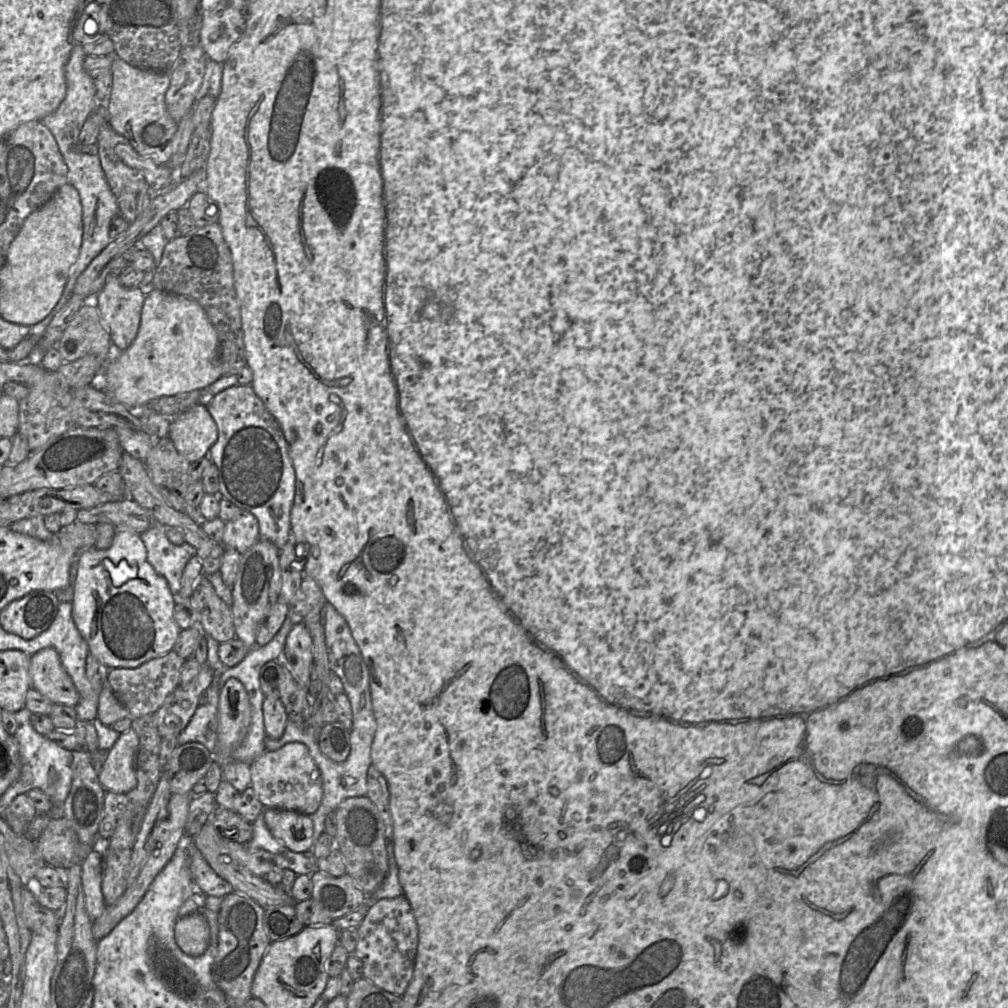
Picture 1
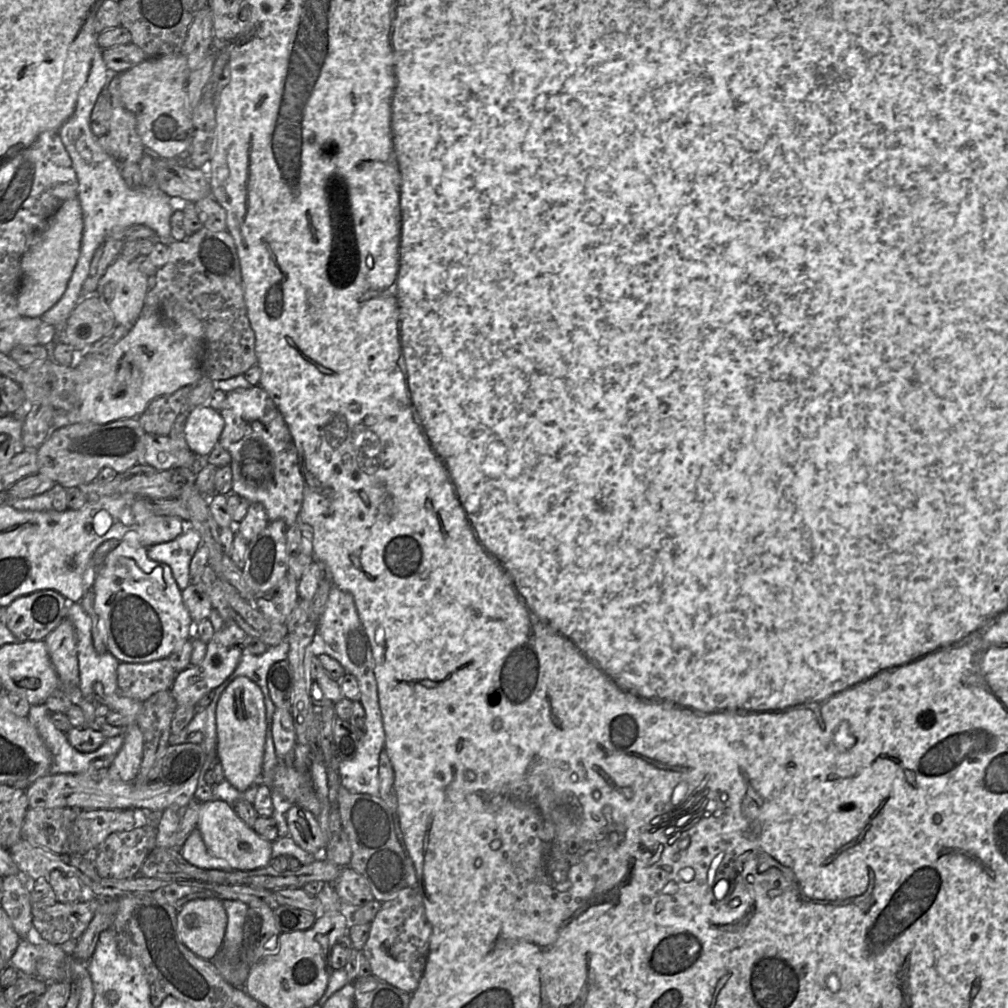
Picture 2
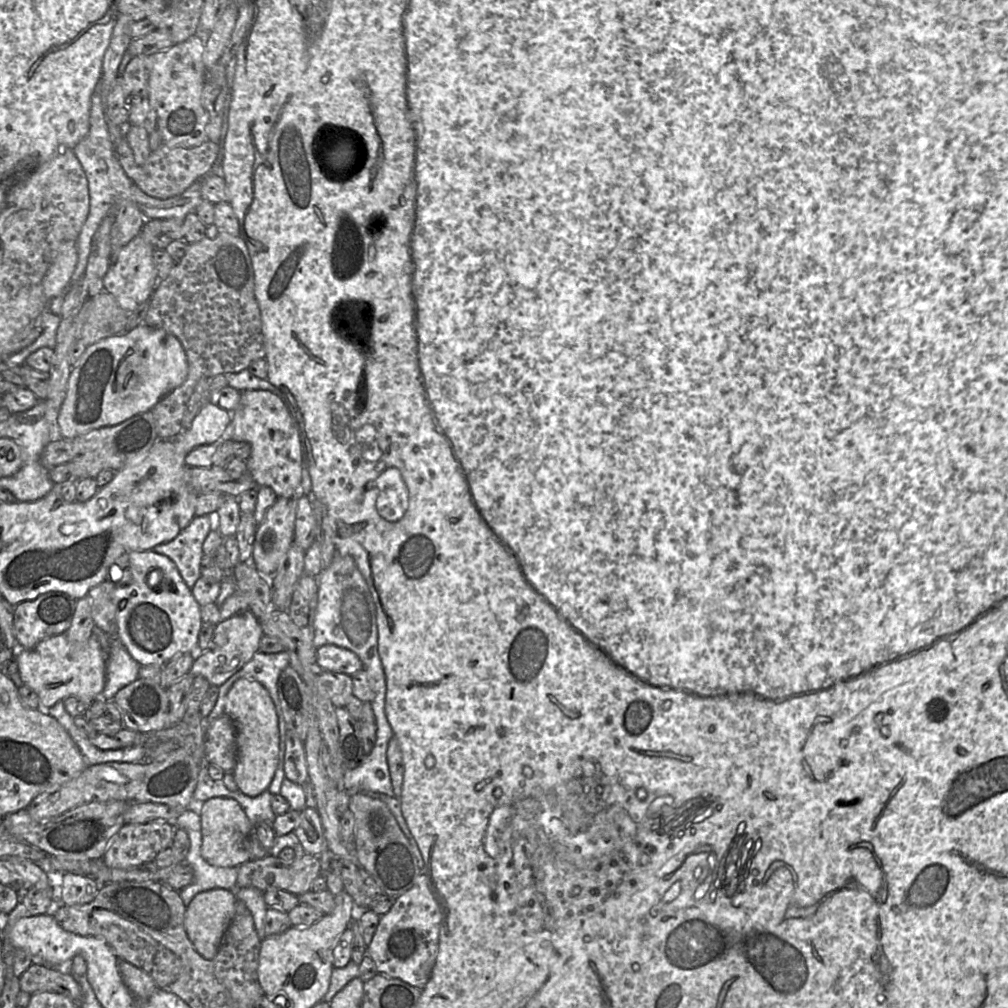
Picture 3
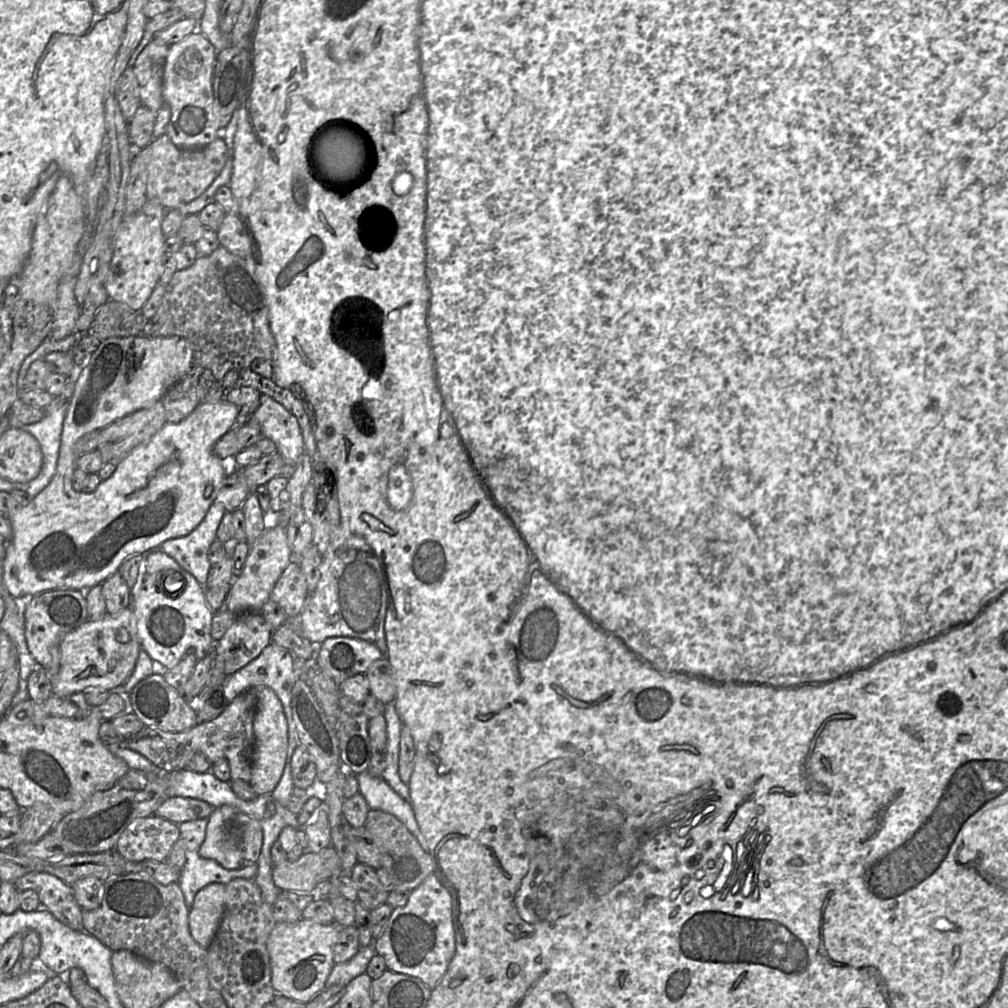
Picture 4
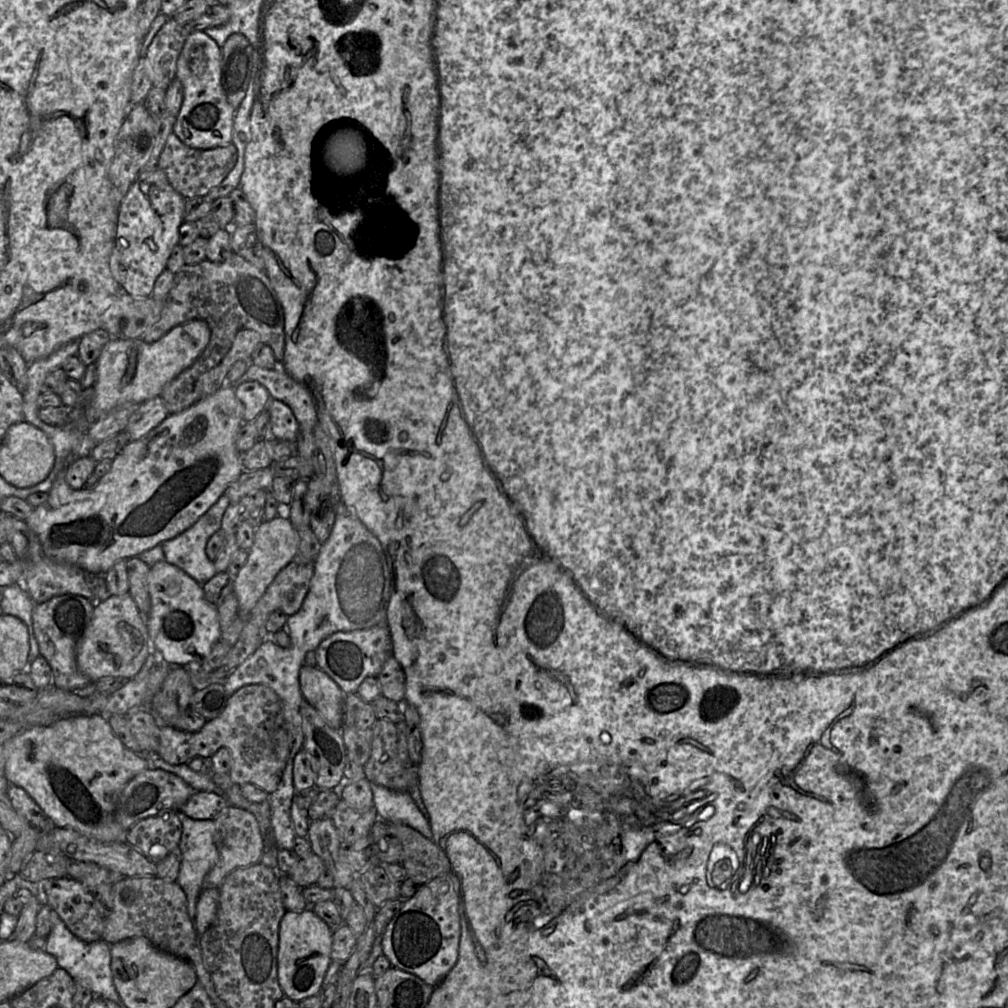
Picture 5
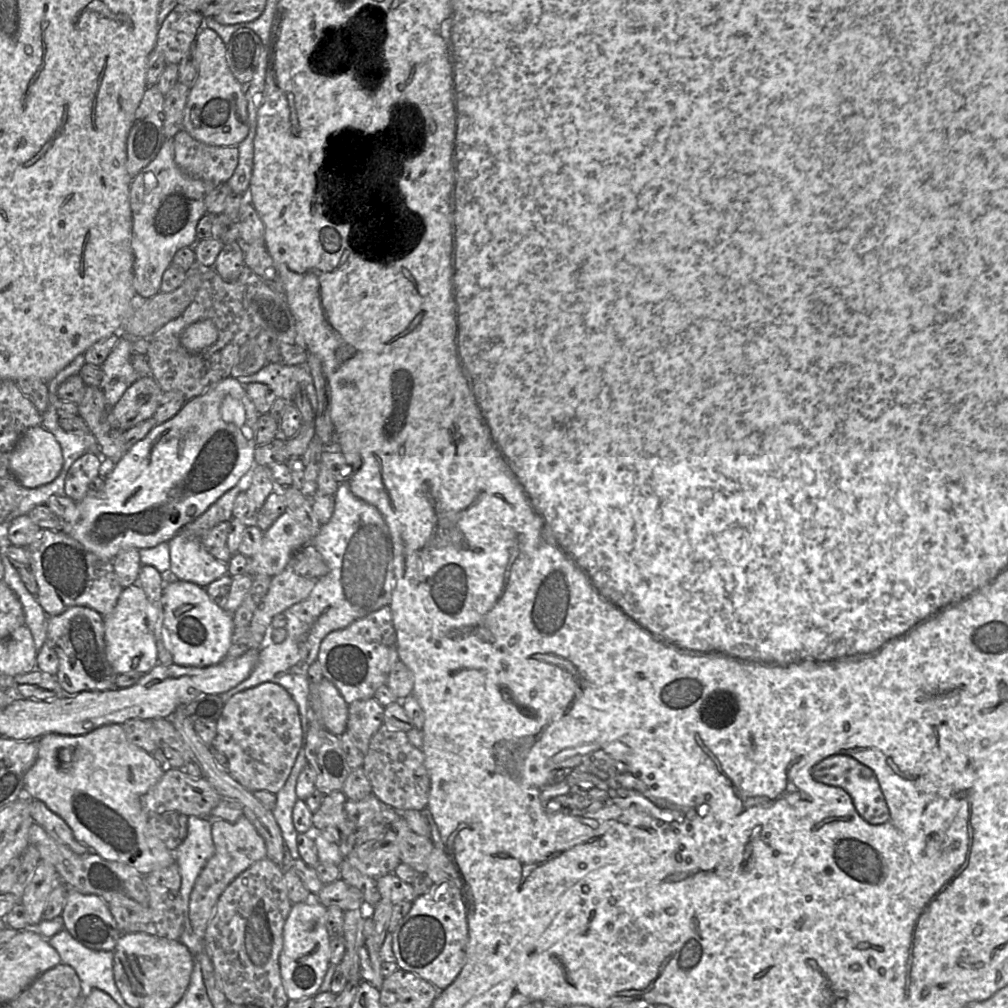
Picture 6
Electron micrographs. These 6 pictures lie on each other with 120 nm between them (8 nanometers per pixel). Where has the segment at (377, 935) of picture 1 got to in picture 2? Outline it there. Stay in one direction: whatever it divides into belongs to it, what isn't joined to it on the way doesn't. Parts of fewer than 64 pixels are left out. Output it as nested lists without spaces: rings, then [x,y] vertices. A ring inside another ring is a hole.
[[[406,887],[382,903],[371,921],[369,937],[361,950],[371,966],[371,975],[412,994],[419,985],[424,972],[431,925],[419,887]]]

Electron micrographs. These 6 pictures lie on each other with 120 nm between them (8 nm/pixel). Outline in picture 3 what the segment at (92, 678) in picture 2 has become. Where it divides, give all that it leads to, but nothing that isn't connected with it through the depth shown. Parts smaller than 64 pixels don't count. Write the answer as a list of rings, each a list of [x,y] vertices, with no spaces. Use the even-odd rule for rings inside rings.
[[[111,637],[106,663],[106,683],[101,697],[112,700],[119,690],[139,678],[141,665],[132,658],[117,637]]]

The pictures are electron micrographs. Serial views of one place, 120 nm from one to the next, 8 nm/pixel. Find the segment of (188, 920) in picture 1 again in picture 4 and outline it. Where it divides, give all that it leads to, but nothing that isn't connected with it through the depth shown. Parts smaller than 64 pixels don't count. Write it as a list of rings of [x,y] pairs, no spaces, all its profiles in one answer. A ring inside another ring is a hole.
[[[213,882],[195,895],[189,909],[189,930],[193,939],[203,948],[208,949],[217,933],[224,914],[226,887],[220,882]]]

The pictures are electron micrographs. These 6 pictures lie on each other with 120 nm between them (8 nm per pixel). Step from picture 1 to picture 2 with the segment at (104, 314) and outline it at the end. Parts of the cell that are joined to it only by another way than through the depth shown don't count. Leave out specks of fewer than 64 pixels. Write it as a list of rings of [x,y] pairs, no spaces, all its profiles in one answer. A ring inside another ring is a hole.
[[[119,256],[107,268],[98,283],[96,294],[111,309],[117,325],[131,328],[140,317],[149,291],[148,277],[139,270],[135,260],[126,261]]]

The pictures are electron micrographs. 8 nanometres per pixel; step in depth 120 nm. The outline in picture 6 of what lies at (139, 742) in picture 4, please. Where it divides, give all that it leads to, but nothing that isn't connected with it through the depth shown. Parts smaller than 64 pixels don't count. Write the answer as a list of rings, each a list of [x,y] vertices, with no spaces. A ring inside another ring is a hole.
[[[262,683],[232,696],[216,723],[217,735],[210,748],[224,753],[228,758],[230,775],[251,792],[265,790],[276,794],[285,785],[302,742],[300,715],[292,696],[276,683]]]

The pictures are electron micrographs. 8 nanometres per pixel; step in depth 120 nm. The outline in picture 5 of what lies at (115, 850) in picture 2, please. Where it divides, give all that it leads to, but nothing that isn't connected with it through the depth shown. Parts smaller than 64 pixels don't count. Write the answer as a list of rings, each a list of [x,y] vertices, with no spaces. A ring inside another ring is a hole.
[[[166,809],[129,828],[126,843],[158,863],[179,846],[182,830],[179,812]]]

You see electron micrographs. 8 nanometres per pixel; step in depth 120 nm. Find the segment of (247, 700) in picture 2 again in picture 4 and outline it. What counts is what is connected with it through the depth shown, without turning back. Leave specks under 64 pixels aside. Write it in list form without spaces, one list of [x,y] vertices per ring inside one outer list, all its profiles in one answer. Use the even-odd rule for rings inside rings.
[[[255,686],[250,690],[254,690],[257,696],[257,707],[253,723],[254,730],[254,748],[252,752],[252,766],[251,766],[251,778],[249,784],[259,795],[273,792],[275,786],[281,779],[283,770],[285,767],[287,749],[288,749],[288,724],[287,719],[282,707],[282,703],[275,694],[275,692],[267,686]]]

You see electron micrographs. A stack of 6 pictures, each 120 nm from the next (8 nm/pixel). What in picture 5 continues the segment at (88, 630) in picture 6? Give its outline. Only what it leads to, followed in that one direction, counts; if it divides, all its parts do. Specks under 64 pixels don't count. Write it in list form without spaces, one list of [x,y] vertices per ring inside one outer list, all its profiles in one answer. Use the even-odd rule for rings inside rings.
[[[75,594],[54,596],[46,602],[36,603],[33,609],[33,631],[39,645],[39,654],[51,666],[54,685],[63,690],[77,692],[94,683],[79,670],[76,660],[77,644],[92,618],[94,609],[93,602]]]

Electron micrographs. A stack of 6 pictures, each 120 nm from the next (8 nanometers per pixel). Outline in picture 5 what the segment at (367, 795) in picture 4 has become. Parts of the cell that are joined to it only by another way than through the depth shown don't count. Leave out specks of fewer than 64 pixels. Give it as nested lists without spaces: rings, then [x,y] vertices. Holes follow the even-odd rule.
[[[371,782],[370,788],[373,793],[373,807],[379,819],[407,825],[428,840],[433,840],[428,820],[408,792],[390,790]]]

